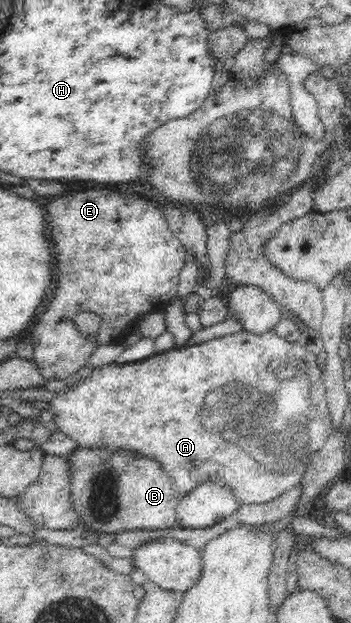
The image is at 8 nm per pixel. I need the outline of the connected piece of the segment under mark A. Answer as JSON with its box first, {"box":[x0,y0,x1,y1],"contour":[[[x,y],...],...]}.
{"box":[49,330,303,505],"contour":[[[239,330],[231,335],[211,339],[199,345],[185,345],[156,353],[143,361],[124,364],[111,362],[100,365],[88,373],[85,379],[65,392],[55,392],[49,399],[49,411],[53,422],[66,437],[75,441],[83,449],[107,449],[111,451],[125,449],[149,456],[157,461],[164,473],[170,476],[175,488],[186,496],[201,483],[221,483],[234,493],[240,505],[265,505],[284,495],[286,491],[299,485],[303,476],[297,471],[273,475],[263,463],[251,459],[245,451],[237,449],[235,443],[221,439],[219,435],[205,431],[199,423],[203,399],[215,387],[229,383],[233,379],[243,379],[251,367],[265,363],[281,363],[287,357],[297,357],[297,349],[289,341],[279,337],[274,330],[255,335]]]}

